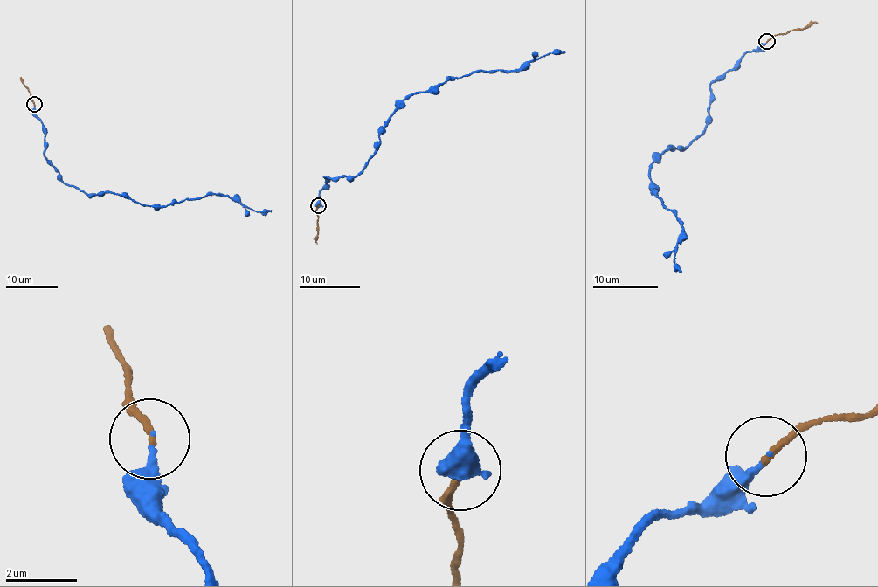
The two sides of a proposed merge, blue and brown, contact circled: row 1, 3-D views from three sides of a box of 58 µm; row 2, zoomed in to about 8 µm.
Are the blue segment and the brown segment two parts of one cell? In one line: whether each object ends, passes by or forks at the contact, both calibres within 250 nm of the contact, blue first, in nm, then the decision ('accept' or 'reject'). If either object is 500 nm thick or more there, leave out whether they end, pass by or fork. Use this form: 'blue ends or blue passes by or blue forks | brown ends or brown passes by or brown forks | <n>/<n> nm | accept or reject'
blue ends | brown ends | 240/170 nm | reject

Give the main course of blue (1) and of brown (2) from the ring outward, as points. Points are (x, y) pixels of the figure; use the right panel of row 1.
1: (766, 41), (712, 83), (700, 134), (667, 148), (650, 171), (653, 190), (683, 229), (674, 258), (680, 272)
2: (766, 41), (779, 34), (808, 28), (818, 22)

